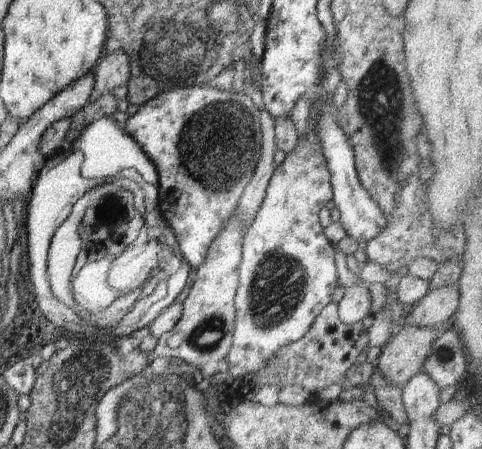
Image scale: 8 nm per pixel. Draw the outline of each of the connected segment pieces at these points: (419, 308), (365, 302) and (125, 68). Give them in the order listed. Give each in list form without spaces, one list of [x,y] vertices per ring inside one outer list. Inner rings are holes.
[[[457,285],[430,289],[428,294],[419,300],[408,316],[408,325],[436,328],[436,324],[446,322],[454,317],[459,305],[459,290]]]
[[[367,286],[348,287],[337,305],[340,320],[347,325],[360,322],[366,316],[372,316],[371,297]]]
[[[122,51],[107,53],[96,66],[93,92],[95,96],[112,93],[116,86],[124,86],[131,77],[128,55]]]

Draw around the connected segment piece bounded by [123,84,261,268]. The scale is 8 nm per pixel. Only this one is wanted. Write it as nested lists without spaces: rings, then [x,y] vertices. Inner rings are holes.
[[[211,84],[183,86],[182,88],[171,88],[168,91],[162,91],[154,98],[145,102],[138,111],[126,120],[124,130],[136,141],[136,144],[144,151],[144,154],[154,163],[156,167],[160,184],[160,210],[162,216],[169,222],[173,233],[176,234],[180,250],[183,252],[183,258],[189,264],[198,268],[202,266],[210,244],[216,235],[220,232],[222,225],[234,214],[236,214],[237,204],[244,192],[244,188],[251,179],[255,166],[260,158],[261,151],[261,122],[259,121],[260,109],[256,108],[250,97],[235,91],[220,91],[218,87]]]

